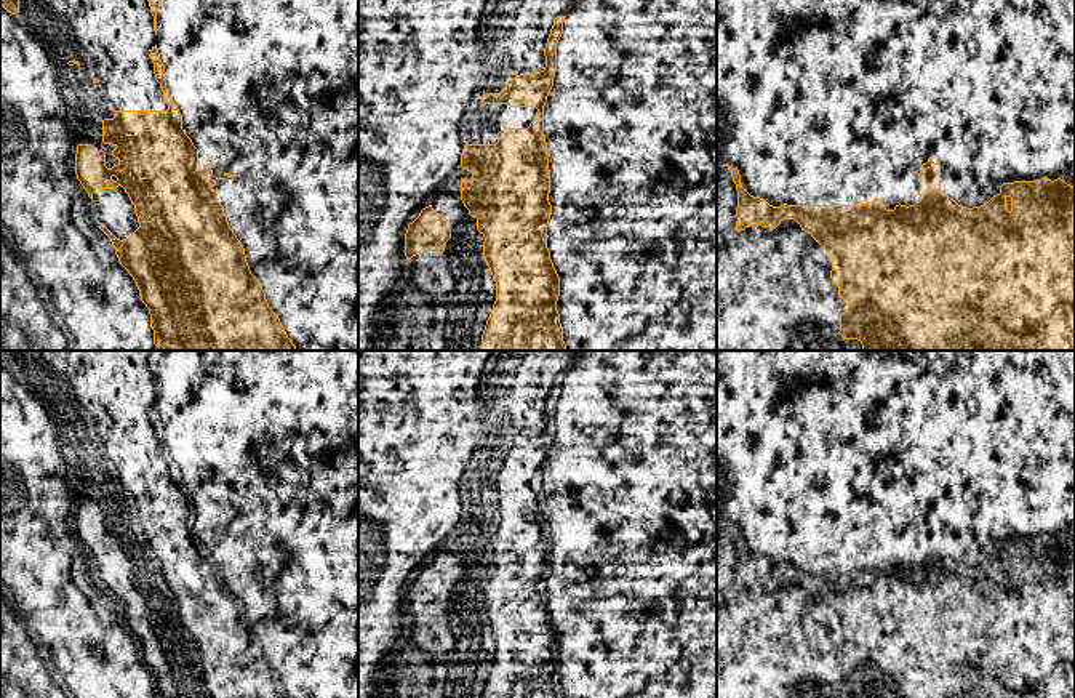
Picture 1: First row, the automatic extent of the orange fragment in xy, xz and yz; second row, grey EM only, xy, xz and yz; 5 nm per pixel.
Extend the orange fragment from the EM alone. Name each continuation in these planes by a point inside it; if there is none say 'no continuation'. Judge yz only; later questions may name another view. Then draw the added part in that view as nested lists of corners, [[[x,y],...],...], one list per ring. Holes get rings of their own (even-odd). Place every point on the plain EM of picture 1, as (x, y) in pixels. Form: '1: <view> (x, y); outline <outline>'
1: yz (831, 457); outline [[[717,351],[717,467],[726,482],[725,520],[739,528],[742,546],[773,565],[787,564],[861,564],[881,557],[886,568],[920,559],[920,525],[931,515],[941,524],[941,549],[958,564],[973,567],[1000,552],[1003,541],[1061,536],[1075,544],[1075,351]]]

